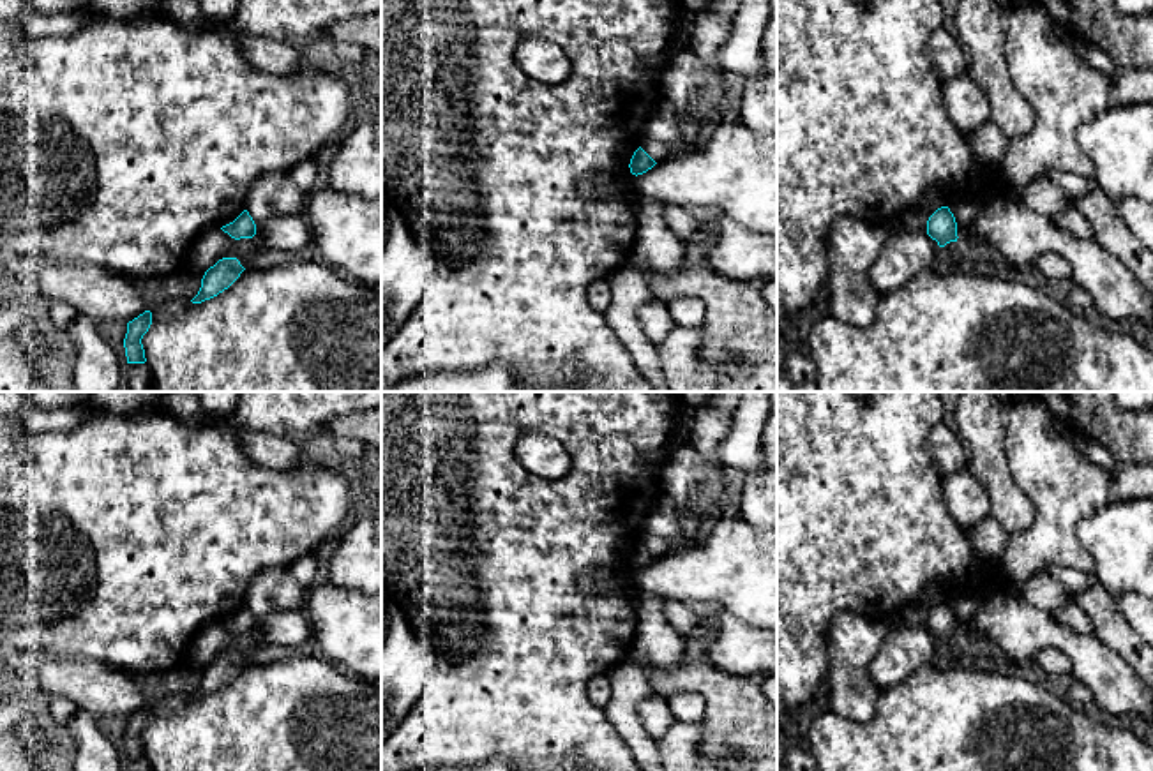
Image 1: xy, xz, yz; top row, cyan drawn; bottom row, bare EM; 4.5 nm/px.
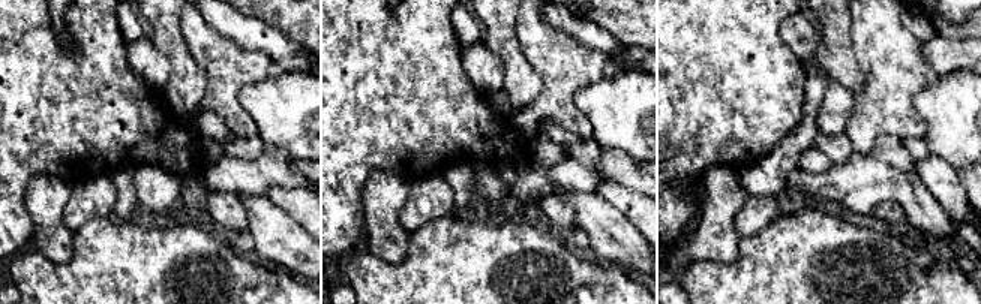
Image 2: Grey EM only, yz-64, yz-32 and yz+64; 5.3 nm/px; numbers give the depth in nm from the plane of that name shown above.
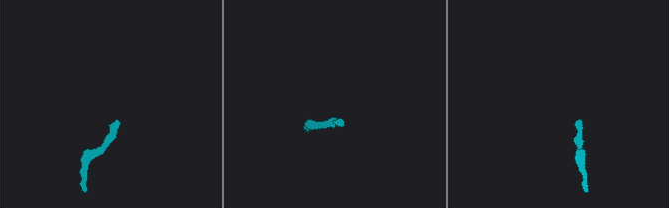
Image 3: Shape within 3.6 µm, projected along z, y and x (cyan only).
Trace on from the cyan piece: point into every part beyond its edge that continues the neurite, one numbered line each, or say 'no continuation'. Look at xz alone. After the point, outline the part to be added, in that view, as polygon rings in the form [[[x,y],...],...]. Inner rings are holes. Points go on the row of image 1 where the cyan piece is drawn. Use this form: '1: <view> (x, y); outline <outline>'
1: xz (663, 136); outline [[[664,99],[648,122],[643,136],[641,148],[655,161],[662,162],[667,155],[682,150],[680,116],[674,106]]]

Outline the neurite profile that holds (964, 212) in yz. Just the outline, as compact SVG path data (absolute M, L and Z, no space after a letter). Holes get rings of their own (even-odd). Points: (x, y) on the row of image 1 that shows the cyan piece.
M948 201L946 206L953 213L957 226L968 226L978 217L982 205L976 201Z

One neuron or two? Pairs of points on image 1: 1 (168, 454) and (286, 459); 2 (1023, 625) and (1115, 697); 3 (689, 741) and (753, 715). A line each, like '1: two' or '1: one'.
1: two
2: one
3: two

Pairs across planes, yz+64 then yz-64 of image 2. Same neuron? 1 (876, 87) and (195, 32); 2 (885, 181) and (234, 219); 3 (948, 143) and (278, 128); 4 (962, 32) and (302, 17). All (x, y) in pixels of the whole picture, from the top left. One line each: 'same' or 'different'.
1: same
2: different
3: same
4: same

